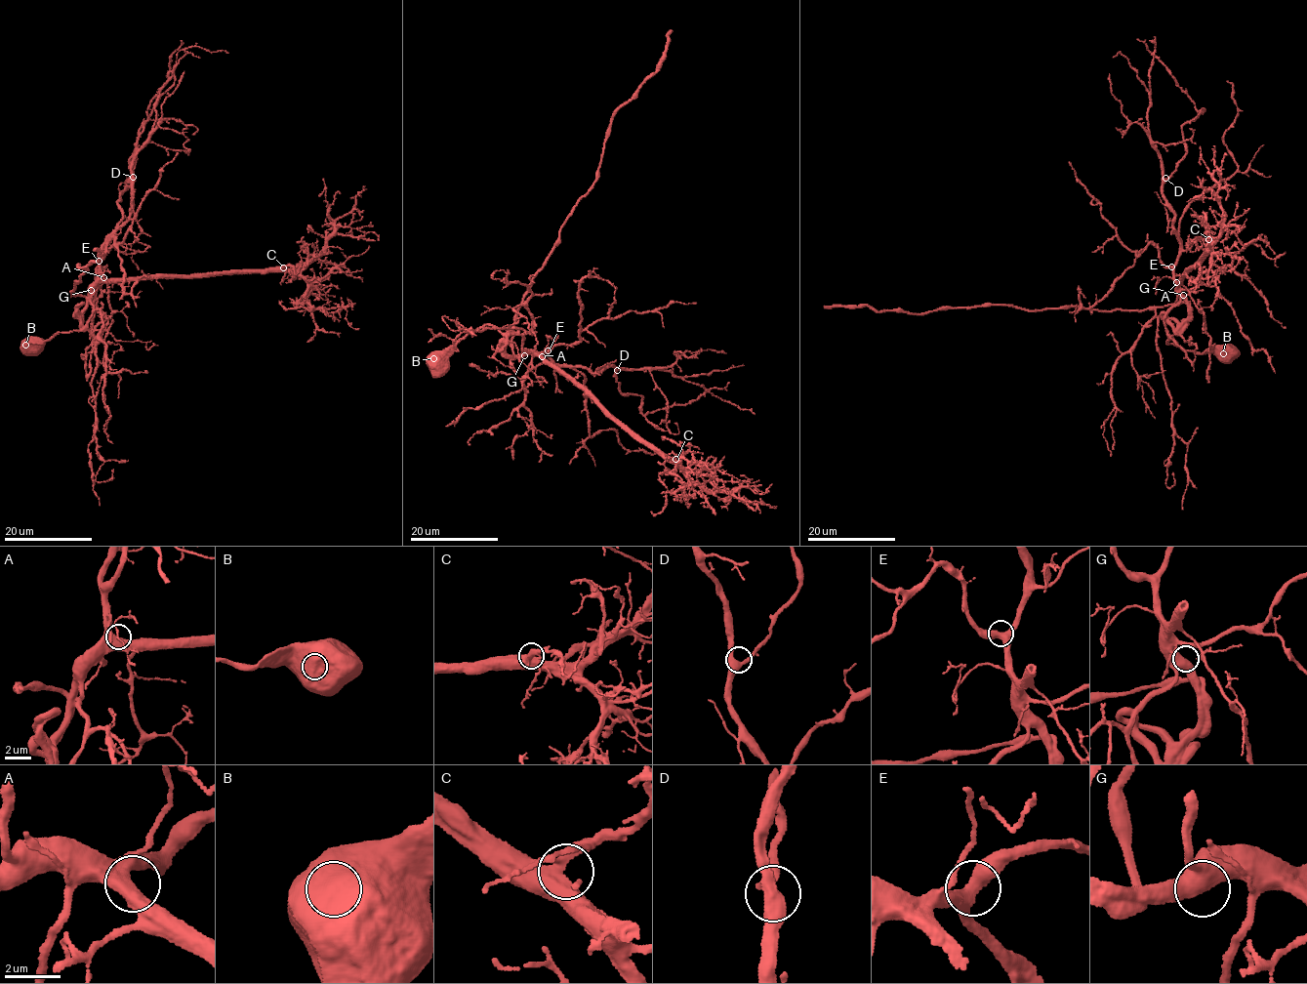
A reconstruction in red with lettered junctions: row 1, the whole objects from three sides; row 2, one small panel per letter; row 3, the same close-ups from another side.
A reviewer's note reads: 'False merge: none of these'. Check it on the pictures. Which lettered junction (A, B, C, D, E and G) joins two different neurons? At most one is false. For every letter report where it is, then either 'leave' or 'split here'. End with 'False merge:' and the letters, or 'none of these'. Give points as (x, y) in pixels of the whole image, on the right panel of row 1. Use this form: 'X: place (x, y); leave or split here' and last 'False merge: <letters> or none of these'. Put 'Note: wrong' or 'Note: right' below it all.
A: place (1176, 282); leave
B: place (1223, 353); leave
C: place (1208, 239); leave
D: place (1165, 178); leave
E: place (1171, 266); leave
G: place (1183, 295); leave
False merge: none of these
Note: right

